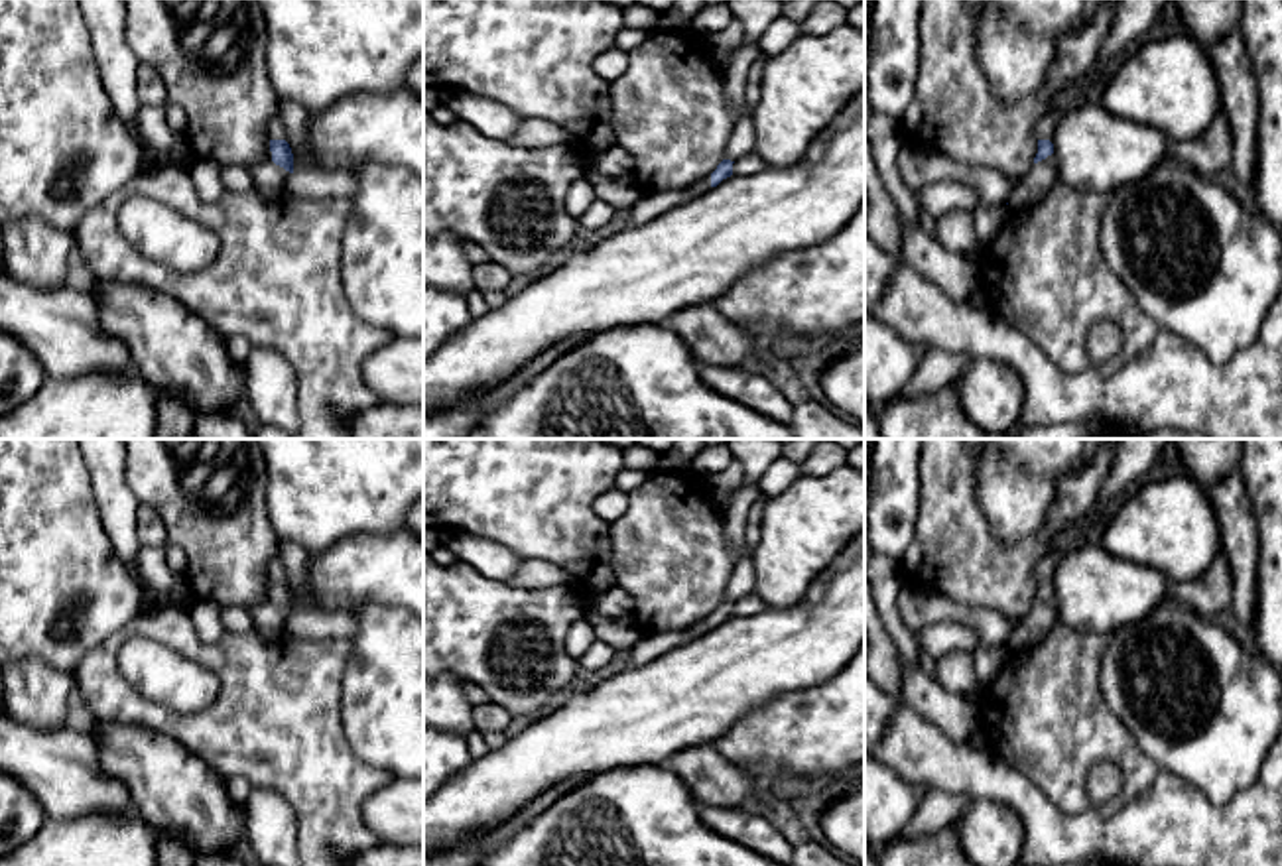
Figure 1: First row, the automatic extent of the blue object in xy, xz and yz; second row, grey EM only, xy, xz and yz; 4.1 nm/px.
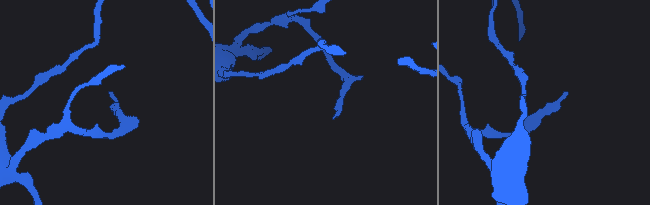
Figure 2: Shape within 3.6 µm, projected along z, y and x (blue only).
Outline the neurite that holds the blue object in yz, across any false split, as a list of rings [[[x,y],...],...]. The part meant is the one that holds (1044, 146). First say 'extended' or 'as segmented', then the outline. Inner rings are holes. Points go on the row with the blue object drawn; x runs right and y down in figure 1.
extended; [[[1038,140],[1038,154],[1026,175],[1012,189],[1008,197],[1010,211],[1020,211],[1038,203],[1058,183],[1058,171],[1054,163],[1054,142]]]

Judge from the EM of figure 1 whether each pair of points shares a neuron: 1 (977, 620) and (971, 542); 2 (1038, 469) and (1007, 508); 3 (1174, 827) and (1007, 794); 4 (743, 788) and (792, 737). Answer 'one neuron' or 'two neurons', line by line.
1: two neurons
2: one neuron
3: one neuron
4: two neurons

